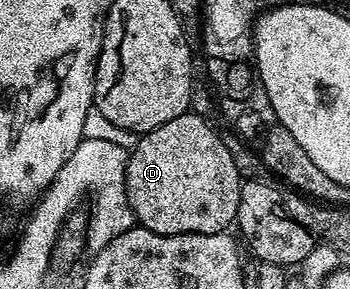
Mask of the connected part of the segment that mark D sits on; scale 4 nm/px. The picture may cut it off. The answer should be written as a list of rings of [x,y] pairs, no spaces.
[[[194,113],[181,114],[176,116],[176,120],[168,120],[168,124],[160,124],[160,128],[152,128],[147,134],[141,135],[134,149],[129,151],[126,160],[126,195],[128,196],[128,204],[134,213],[134,221],[139,227],[150,229],[152,232],[160,234],[216,234],[225,231],[227,229],[226,225],[229,222],[231,225],[238,217],[240,188],[244,179],[240,176],[240,172],[236,172],[236,160],[232,160],[232,152],[228,152],[228,148],[222,139],[222,134],[219,131],[214,131],[200,115]]]

